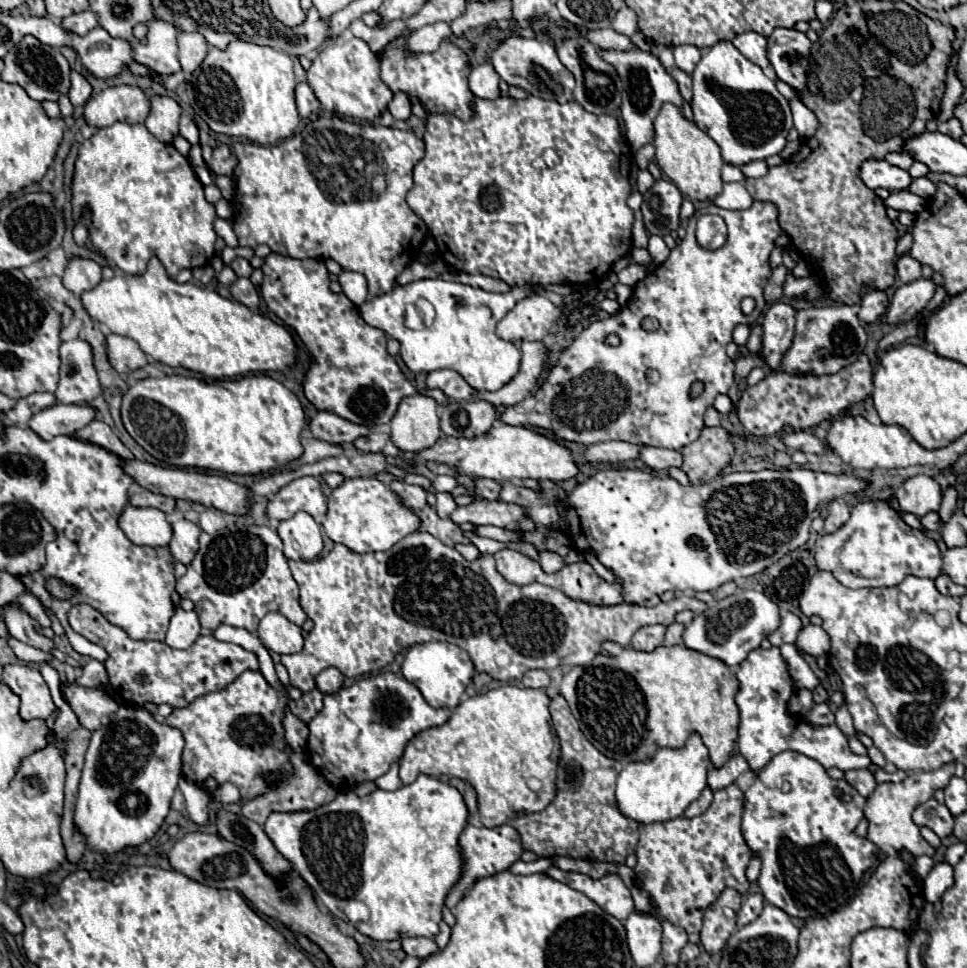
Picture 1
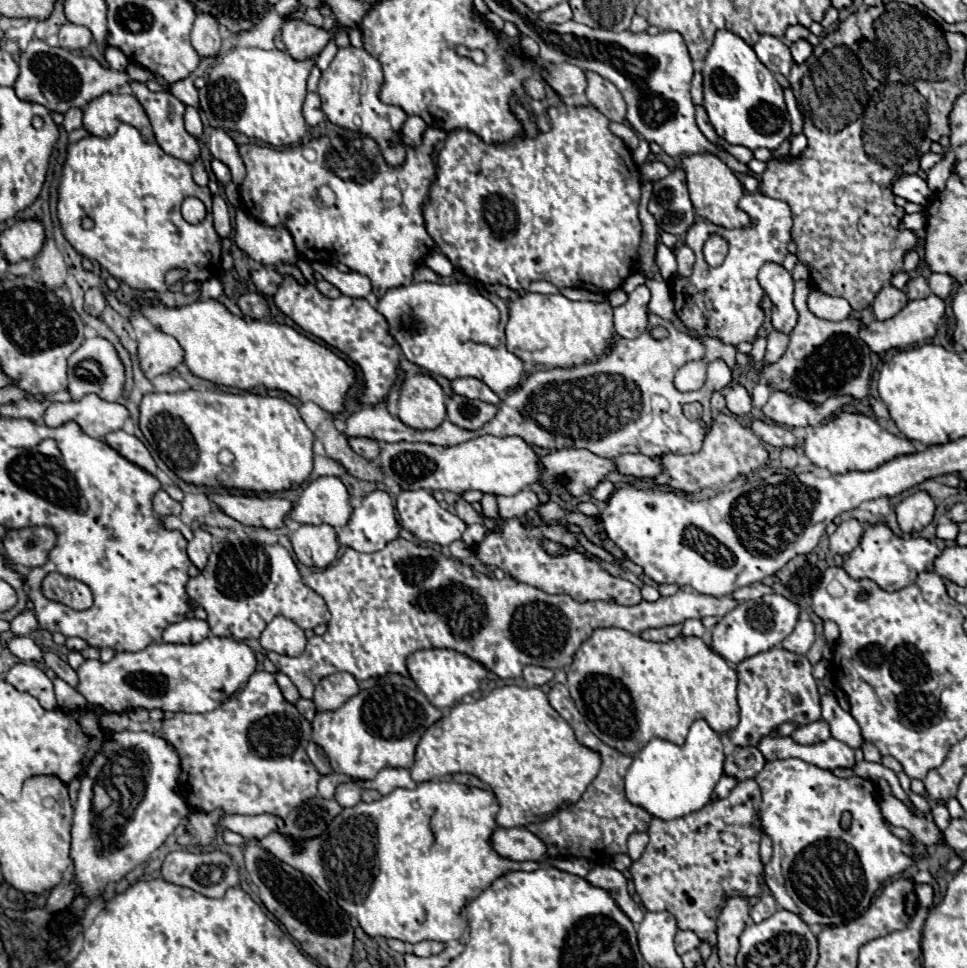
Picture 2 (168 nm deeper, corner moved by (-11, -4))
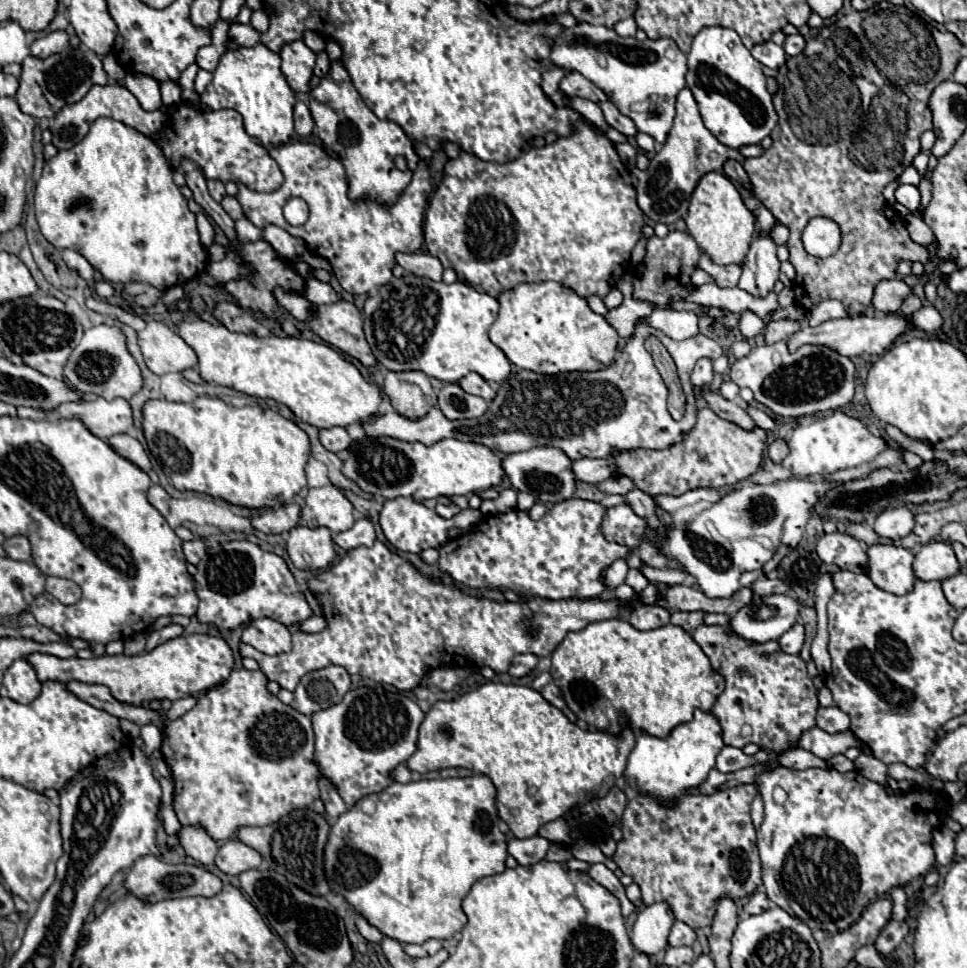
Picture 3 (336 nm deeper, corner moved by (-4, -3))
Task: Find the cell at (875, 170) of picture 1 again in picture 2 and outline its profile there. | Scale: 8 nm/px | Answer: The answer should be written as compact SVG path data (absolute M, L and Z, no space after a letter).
M906 174L900 176L894 186L892 192L908 202L914 202L922 208L928 208L928 200L932 200L932 190L928 188L926 180L922 180L918 174Z

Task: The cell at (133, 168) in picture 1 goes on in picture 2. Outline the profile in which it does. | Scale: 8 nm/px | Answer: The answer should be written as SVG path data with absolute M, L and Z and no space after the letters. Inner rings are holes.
M120 124L118 130L116 130L116 134L114 134L112 138L86 136L86 138L82 138L80 142L68 146L68 150L66 150L66 162L64 162L64 166L62 166L60 184L58 184L56 214L58 214L58 220L60 220L60 228L62 228L64 238L72 244L72 248L76 248L76 252L80 252L82 256L86 256L86 258L90 258L90 260L96 260L96 262L98 262L104 270L108 270L114 278L126 282L126 284L128 284L130 288L134 288L134 290L180 292L182 286L184 286L184 282L176 282L176 284L168 286L166 280L164 280L166 272L172 270L172 268L186 268L186 270L188 270L188 276L186 276L188 282L204 282L204 280L208 280L208 278L214 278L214 276L218 274L218 270L220 270L220 254L222 254L222 252L220 252L220 238L218 238L218 234L216 234L216 230L214 230L214 222L212 222L212 196L210 196L210 190L198 186L198 184L192 180L192 166L190 166L190 164L186 164L186 162L182 162L182 160L178 160L178 158L174 158L174 156L168 156L168 154L166 154L158 144L154 144L154 142L146 142L144 136L140 134L140 130L132 128L130 124ZM188 196L194 196L194 198L202 200L204 206L206 206L206 210L208 210L206 218L204 218L200 224L188 224L188 222L182 218L182 214L180 214L180 206L182 206L184 198L188 198ZM84 218L90 218L90 220L94 222L94 226L92 226L90 230L82 228L82 220L84 220Z

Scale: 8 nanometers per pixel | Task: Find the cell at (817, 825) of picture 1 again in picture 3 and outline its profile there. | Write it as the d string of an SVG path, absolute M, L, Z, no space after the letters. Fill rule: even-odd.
M775 765L773 769L767 769L763 773L757 775L755 779L755 787L765 803L765 819L761 823L761 829L757 831L757 847L759 847L759 857L761 857L761 867L763 867L763 883L765 883L765 891L767 897L777 903L779 907L783 907L789 913L789 899L797 901L813 919L817 919L821 923L821 929L827 933L839 933L845 931L849 925L853 925L859 917L861 911L873 903L873 899L883 897L889 889L893 887L903 887L907 885L911 879L925 875L933 865L935 865L935 853L931 849L931 831L939 825L945 823L947 819L947 805L945 801L937 799L929 789L917 789L917 791L909 791L905 795L889 795L883 787L879 787L879 783L869 781L867 777L863 777L859 771L851 771L851 773L839 773L833 767L829 769L805 769L805 771L795 771L795 769L787 769L783 765ZM781 785L787 791L787 801L783 805L773 801L773 789Z

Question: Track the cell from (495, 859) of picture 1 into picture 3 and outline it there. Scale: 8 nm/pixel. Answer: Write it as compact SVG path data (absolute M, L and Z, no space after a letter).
M539 835L527 837L527 839L517 839L517 837L507 839L507 851L517 859L519 865L535 865L543 861L547 847L549 847L549 841Z

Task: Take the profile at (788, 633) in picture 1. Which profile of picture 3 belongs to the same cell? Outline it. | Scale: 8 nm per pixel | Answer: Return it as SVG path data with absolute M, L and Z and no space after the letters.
M795 623L785 635L781 635L781 639L779 639L781 649L785 653L799 653L801 647L803 647L803 633L805 633L803 625L801 623Z

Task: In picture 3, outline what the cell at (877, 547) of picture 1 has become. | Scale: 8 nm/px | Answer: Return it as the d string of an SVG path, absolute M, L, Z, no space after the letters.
M897 545L867 547L867 577L879 587L895 595L905 595L913 589L915 555Z

